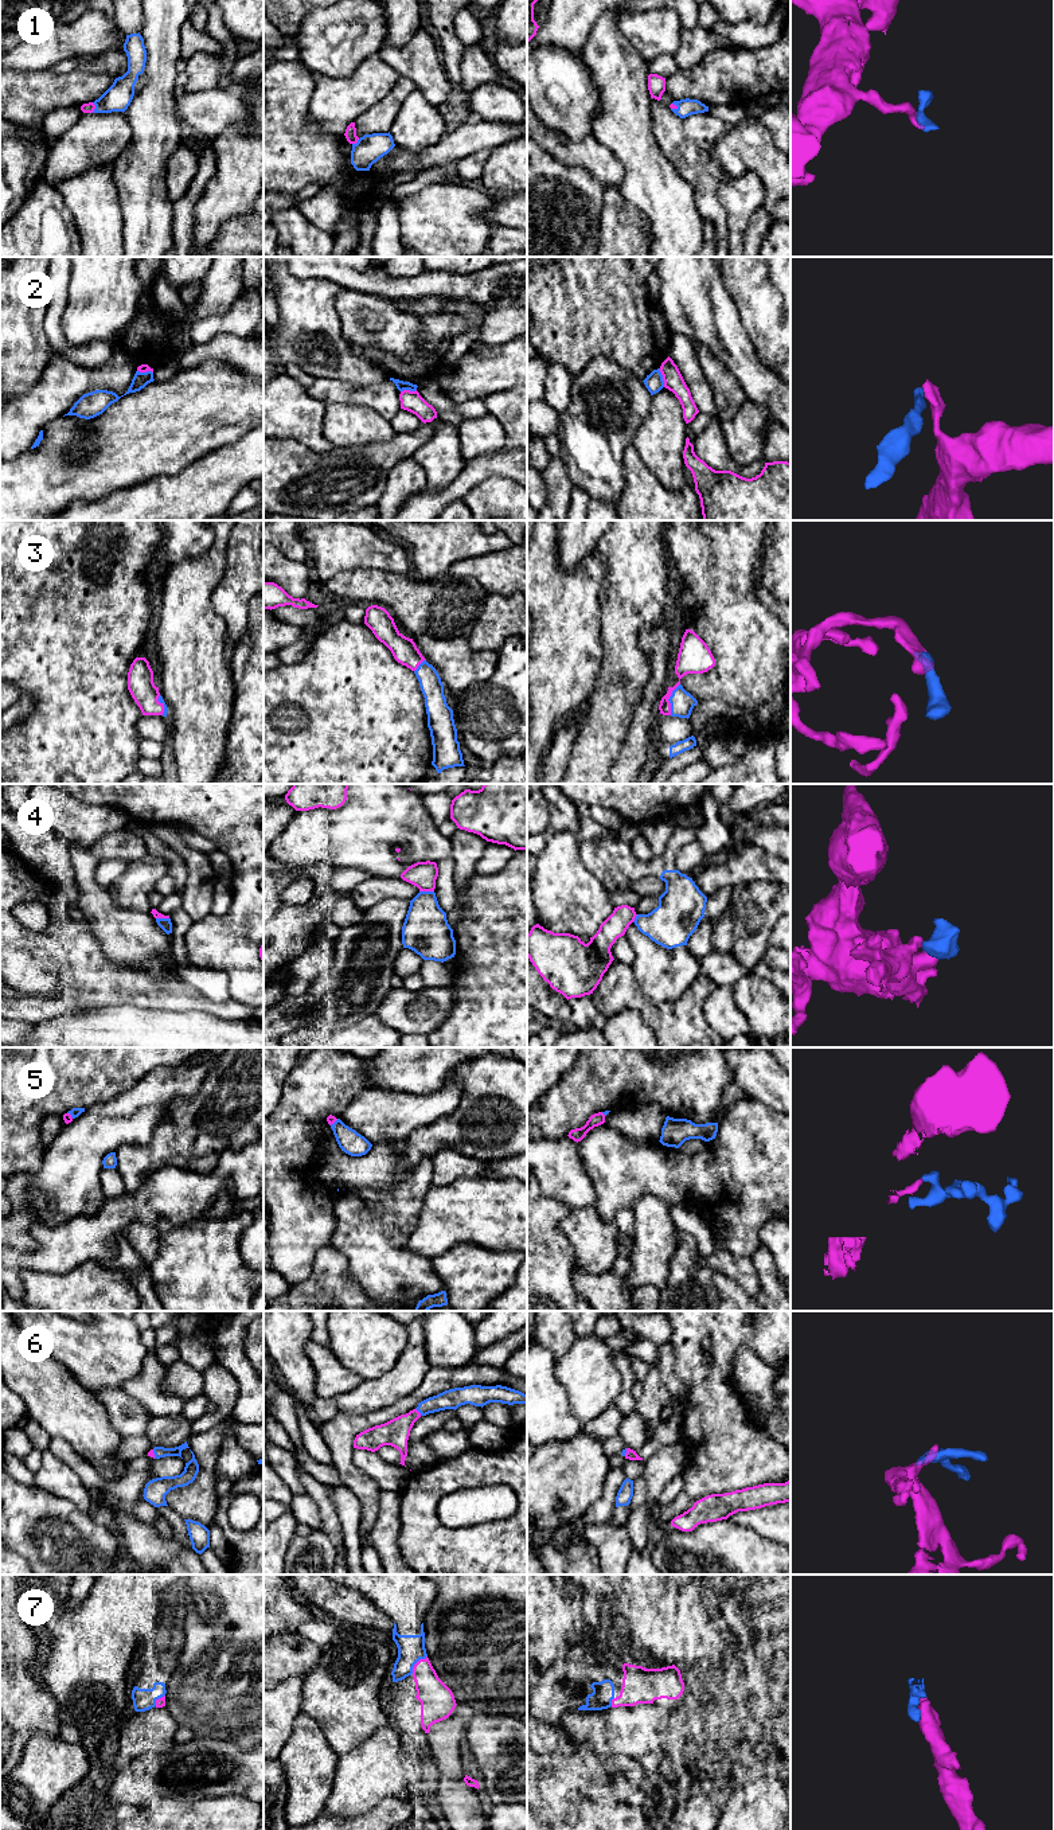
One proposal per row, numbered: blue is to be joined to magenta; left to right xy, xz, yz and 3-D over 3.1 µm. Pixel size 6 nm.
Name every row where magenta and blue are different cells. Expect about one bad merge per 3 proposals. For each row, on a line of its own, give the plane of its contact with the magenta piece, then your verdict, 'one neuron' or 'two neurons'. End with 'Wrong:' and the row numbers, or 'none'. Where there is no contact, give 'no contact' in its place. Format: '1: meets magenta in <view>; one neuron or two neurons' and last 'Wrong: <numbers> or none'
1: meets magenta in xy; one neuron
2: meets magenta in yz; two neurons
3: meets magenta in yz; one neuron
4: meets magenta in xz; two neurons
5: meets magenta in xz; one neuron
6: meets magenta in xz; one neuron
7: meets magenta in xz; one neuron
Wrong: 2, 4

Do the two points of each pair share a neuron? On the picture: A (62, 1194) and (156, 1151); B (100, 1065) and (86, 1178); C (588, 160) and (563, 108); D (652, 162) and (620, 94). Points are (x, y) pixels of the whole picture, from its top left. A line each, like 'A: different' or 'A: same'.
A: different
B: different
C: different
D: same

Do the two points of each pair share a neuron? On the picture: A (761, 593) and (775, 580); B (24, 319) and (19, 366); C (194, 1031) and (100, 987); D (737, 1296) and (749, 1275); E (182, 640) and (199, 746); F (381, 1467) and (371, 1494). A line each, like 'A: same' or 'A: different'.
A: different
B: same
C: different
D: different
E: same
F: different

